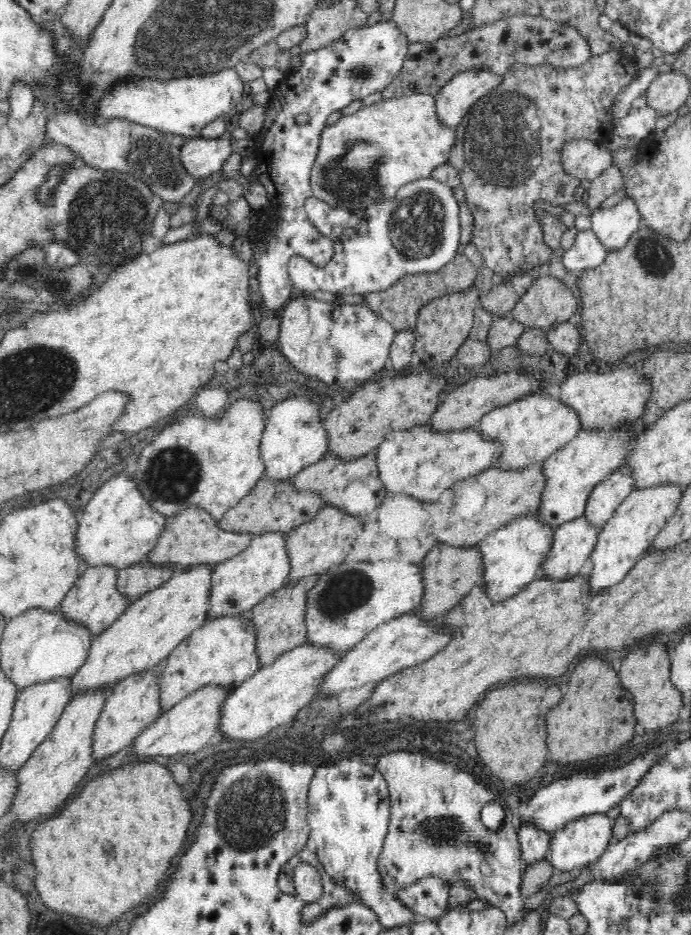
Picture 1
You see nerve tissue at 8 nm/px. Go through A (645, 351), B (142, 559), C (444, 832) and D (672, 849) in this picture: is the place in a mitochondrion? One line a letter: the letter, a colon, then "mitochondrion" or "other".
A: other
B: other
C: mitochondrion
D: other

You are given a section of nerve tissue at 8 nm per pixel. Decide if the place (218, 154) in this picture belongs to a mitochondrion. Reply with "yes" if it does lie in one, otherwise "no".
no

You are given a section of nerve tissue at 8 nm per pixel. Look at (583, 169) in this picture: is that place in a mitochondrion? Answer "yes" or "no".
no

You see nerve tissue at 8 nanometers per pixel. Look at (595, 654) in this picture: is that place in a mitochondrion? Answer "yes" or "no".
no

